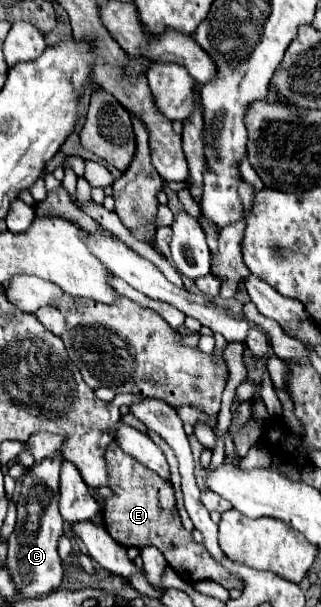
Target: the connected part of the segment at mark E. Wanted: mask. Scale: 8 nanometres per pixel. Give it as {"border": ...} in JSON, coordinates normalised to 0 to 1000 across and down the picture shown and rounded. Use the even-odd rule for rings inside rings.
{"border":[[[358,728],[340,731],[327,745],[327,758],[340,768],[340,804],[352,807],[352,817],[327,824],[321,834],[321,860],[333,876],[383,900],[483,900],[508,909],[526,932],[558,942],[558,949],[589,959],[626,959],[626,956],[664,956],[688,962],[695,969],[751,972],[757,962],[738,949],[713,946],[688,929],[676,929],[651,909],[614,896],[589,873],[570,870],[558,843],[551,843],[551,820],[533,794],[508,791],[477,774],[433,764],[421,755],[396,751]]]}

